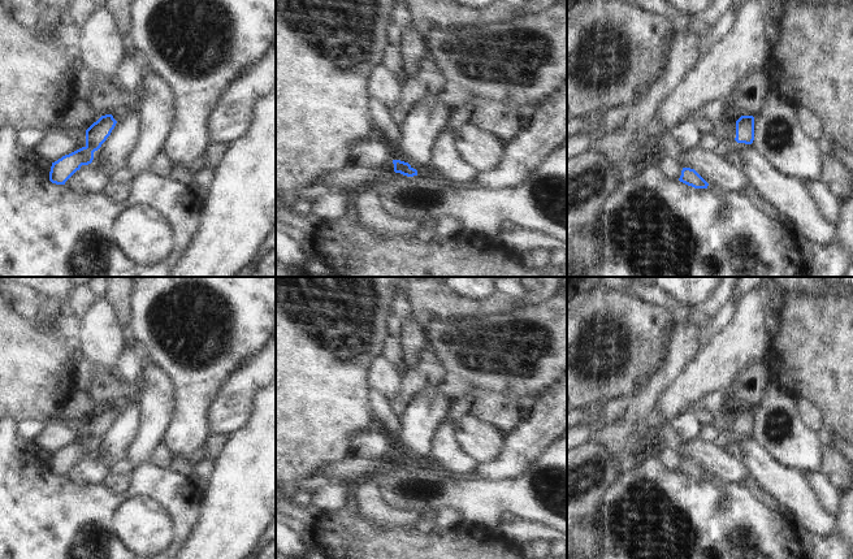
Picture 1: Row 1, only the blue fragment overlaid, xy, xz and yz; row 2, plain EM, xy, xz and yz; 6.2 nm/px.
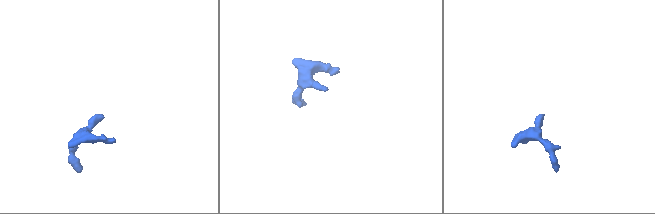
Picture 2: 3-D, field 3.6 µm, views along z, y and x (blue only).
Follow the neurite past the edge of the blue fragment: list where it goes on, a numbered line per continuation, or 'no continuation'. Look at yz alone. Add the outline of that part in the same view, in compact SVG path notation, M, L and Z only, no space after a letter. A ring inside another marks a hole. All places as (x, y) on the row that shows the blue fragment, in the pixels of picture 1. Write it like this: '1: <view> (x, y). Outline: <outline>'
no continuation.

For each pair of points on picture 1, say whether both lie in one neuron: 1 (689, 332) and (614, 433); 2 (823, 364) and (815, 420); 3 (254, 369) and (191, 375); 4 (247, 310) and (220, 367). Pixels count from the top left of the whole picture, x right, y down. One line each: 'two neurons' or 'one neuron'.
1: one neuron
2: two neurons
3: two neurons
4: one neuron

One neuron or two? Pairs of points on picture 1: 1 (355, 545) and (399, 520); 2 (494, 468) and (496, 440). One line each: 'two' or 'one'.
1: two
2: two

